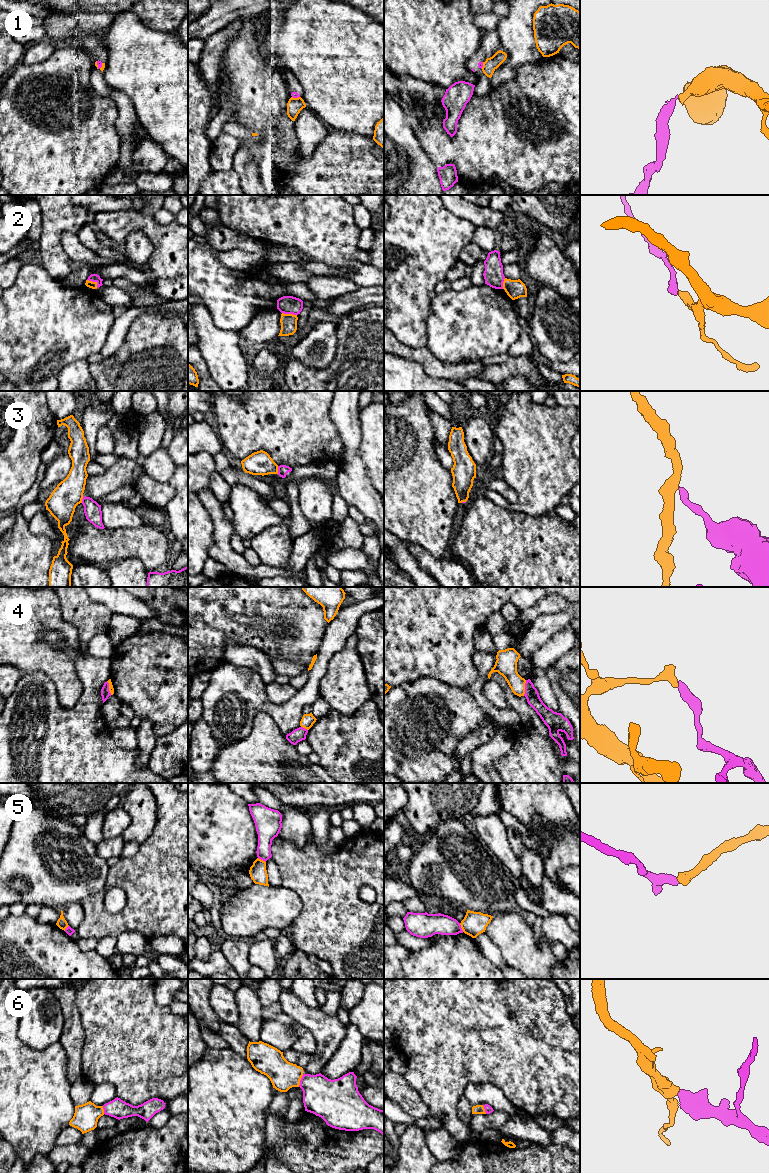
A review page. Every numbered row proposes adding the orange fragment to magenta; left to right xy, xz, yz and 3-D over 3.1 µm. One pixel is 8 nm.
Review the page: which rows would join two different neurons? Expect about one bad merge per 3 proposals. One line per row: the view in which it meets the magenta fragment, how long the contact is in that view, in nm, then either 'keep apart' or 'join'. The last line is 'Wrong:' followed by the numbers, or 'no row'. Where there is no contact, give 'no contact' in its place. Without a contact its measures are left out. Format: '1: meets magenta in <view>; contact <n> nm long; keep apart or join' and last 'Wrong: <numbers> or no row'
1: meets magenta in xy; contact 70 nm long; keep apart
2: meets magenta in xy; contact 110 nm long; keep apart
3: meets magenta in xz; contact 60 nm long; keep apart
4: meets magenta in yz; contact 130 nm long; keep apart
5: meets magenta in yz; contact 80 nm long; keep apart
6: meets magenta in xz; contact 110 nm long; join
Wrong: 1, 2, 3, 4, 5

